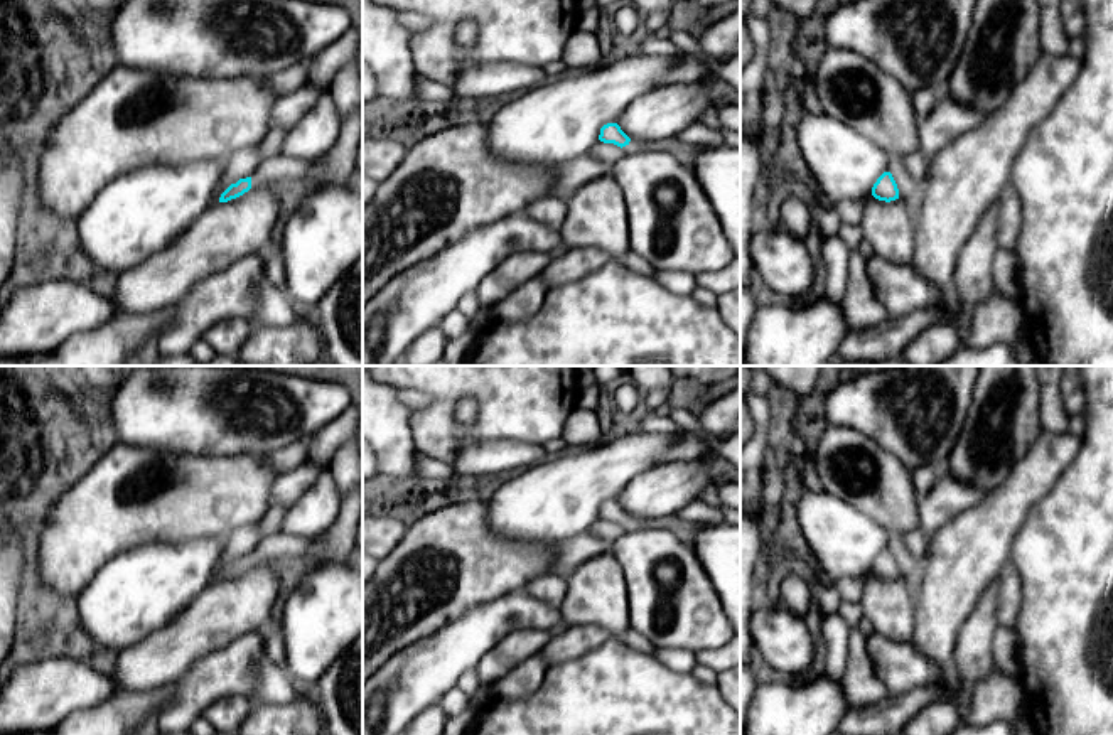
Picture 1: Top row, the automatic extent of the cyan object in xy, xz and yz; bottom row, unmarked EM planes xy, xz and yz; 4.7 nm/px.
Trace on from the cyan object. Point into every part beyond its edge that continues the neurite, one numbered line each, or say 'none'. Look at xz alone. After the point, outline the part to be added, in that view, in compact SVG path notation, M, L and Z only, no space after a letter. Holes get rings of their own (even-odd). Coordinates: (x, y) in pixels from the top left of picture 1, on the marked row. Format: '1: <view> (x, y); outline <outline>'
1: xz (685, 154); outline M669 137L666 140L646 140L646 142L631 140L626 147L622 147L622 150L626 155L653 150L668 152L686 165L691 165L698 153L698 148L685 145L678 137Z

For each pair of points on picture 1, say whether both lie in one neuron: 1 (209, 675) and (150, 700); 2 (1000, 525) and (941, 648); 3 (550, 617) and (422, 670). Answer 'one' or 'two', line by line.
1: two
2: one
3: one

